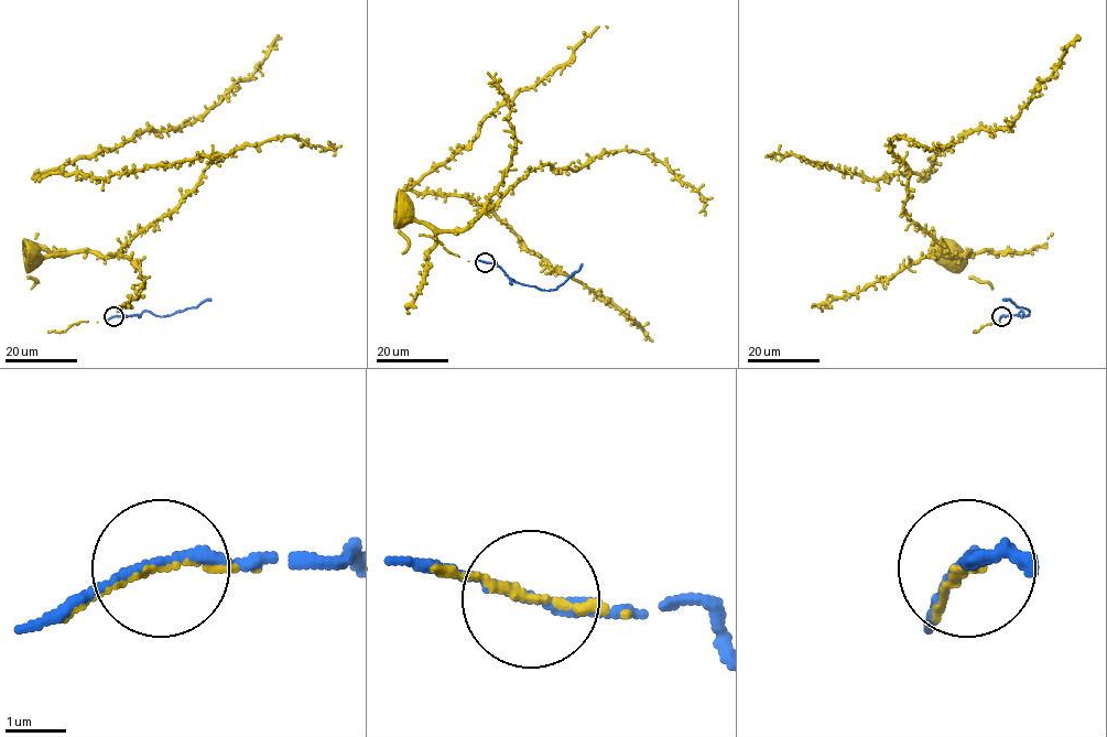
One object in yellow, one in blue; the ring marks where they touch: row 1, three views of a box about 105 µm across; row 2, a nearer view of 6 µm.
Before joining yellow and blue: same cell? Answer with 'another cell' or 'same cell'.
same cell

